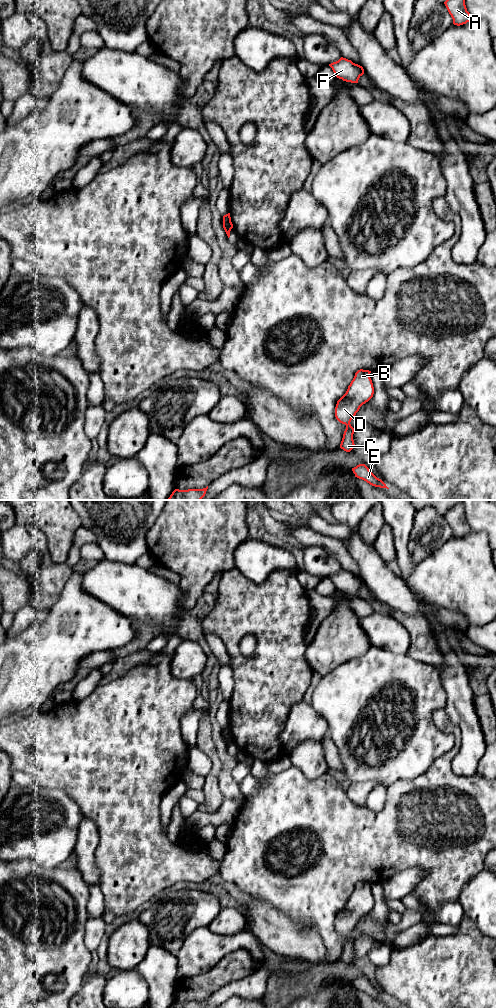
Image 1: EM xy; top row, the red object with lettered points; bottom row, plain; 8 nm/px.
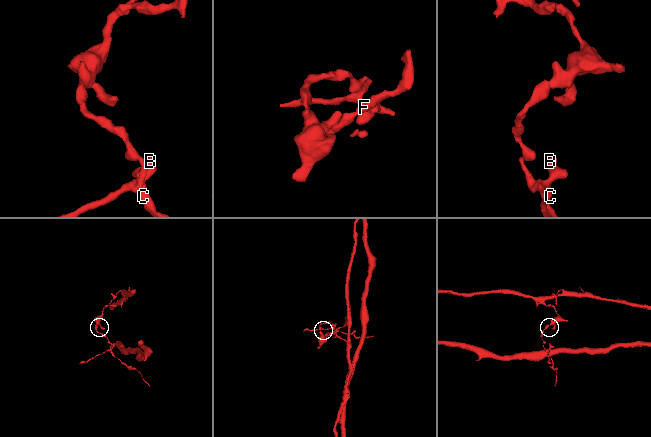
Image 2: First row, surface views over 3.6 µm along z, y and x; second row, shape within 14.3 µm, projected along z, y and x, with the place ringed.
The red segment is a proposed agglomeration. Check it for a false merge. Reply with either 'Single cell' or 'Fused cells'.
Fused cells

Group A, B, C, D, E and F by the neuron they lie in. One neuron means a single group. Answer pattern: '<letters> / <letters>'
A F / B C D E

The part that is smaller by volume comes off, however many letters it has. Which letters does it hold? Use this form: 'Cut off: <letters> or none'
Cut off: B, C, D, E

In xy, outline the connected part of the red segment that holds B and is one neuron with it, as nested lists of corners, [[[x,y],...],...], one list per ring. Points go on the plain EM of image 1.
[[[360,881],[355,885],[346,905],[337,913],[335,919],[336,931],[346,937],[340,960],[350,964],[354,956],[354,940],[350,934],[360,919],[368,914],[374,906],[374,899],[370,890],[371,883]]]

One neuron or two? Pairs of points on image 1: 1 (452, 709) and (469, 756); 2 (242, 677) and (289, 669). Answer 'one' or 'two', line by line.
1: one
2: one

